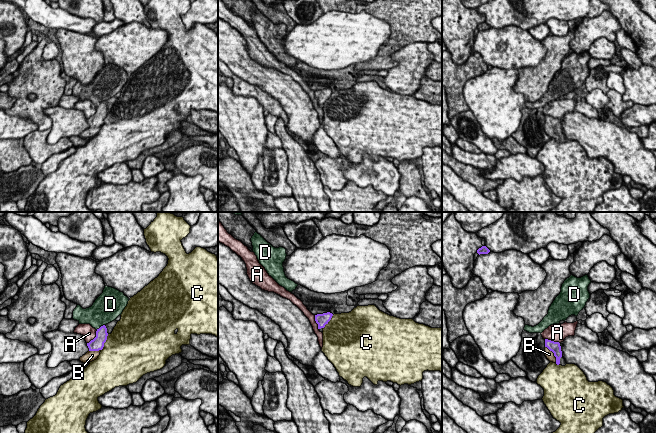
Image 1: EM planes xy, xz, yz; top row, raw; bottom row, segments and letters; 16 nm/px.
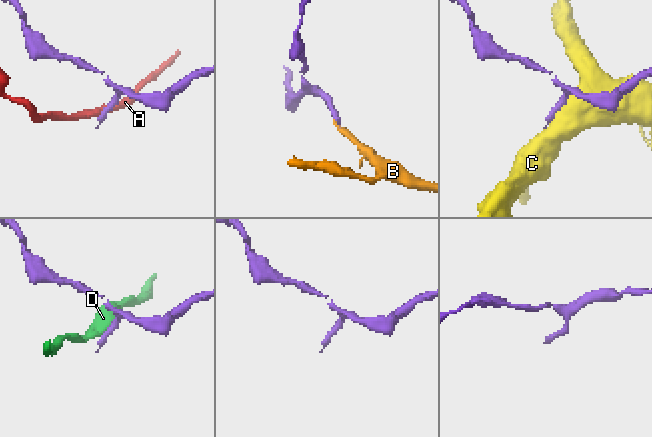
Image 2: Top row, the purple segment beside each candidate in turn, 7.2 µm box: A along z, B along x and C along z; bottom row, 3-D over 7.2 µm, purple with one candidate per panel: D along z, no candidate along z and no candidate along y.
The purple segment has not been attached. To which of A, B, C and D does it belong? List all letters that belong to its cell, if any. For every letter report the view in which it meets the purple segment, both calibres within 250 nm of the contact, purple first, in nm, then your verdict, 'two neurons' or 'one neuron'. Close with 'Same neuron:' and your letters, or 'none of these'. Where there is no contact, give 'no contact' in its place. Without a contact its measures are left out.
A: meets purple in xy; 200 nm thick on the purple side, 220 nm on the other; two neurons
B: meets purple in yz; 170 nm thick on the purple side, 130 nm on the other; one neuron
C: meets purple in xy; 200 nm thick on the purple side, 480 nm on the other; two neurons
D: meets purple in xy; 190 nm thick on the purple side, 420 nm on the other; two neurons
Same neuron: B

